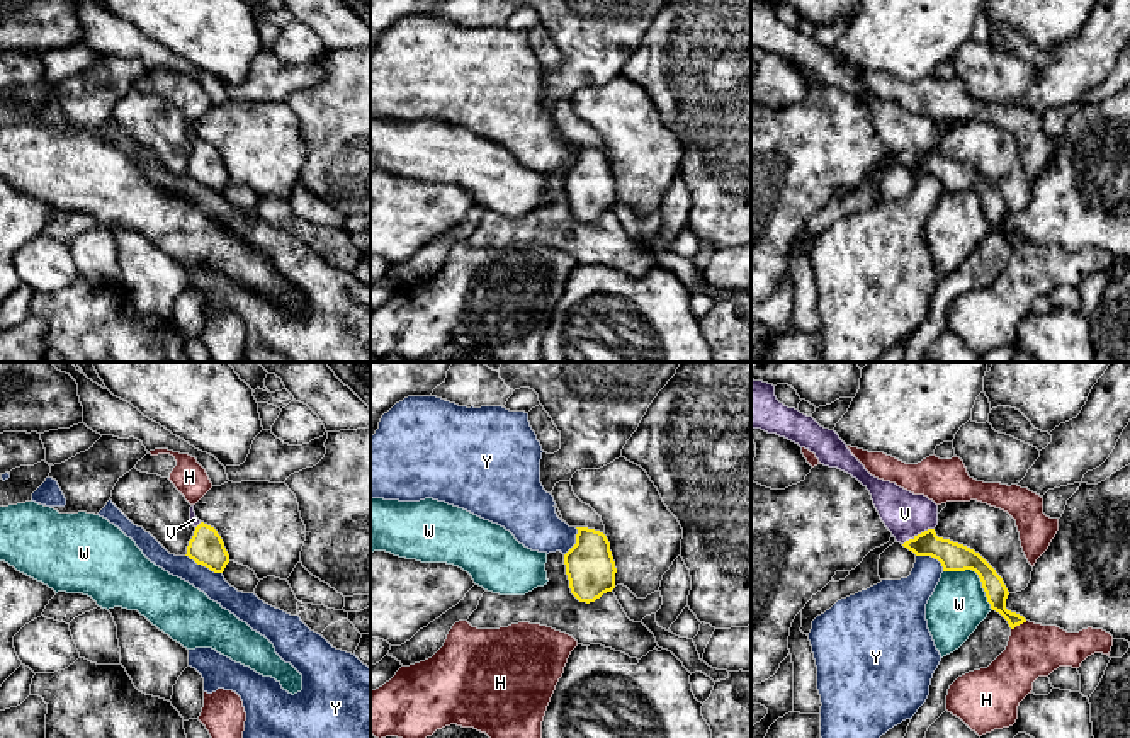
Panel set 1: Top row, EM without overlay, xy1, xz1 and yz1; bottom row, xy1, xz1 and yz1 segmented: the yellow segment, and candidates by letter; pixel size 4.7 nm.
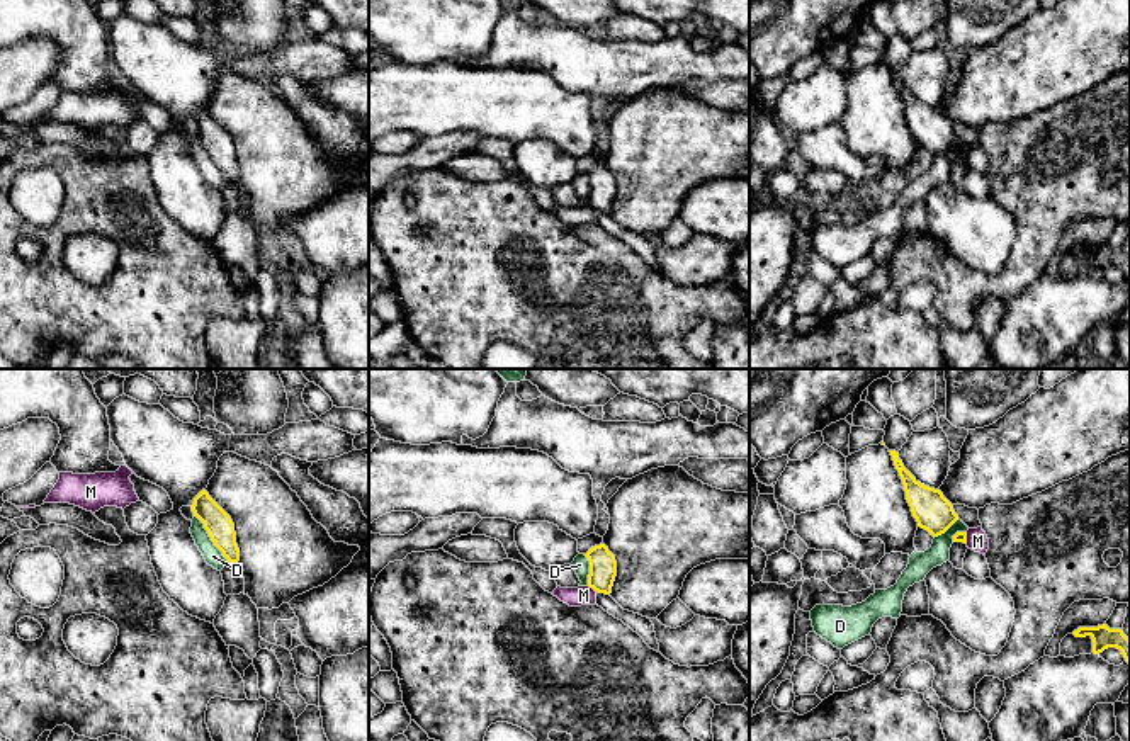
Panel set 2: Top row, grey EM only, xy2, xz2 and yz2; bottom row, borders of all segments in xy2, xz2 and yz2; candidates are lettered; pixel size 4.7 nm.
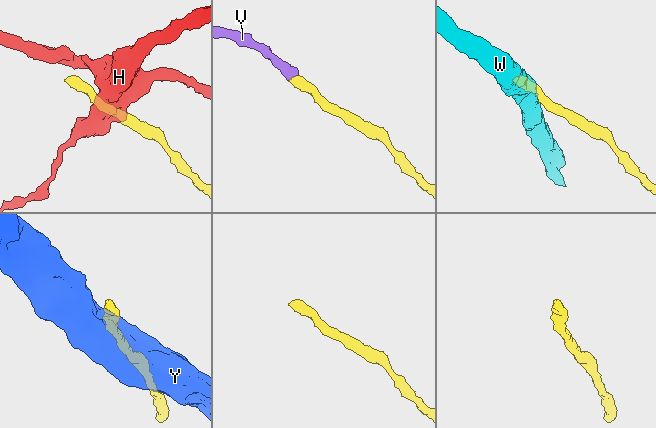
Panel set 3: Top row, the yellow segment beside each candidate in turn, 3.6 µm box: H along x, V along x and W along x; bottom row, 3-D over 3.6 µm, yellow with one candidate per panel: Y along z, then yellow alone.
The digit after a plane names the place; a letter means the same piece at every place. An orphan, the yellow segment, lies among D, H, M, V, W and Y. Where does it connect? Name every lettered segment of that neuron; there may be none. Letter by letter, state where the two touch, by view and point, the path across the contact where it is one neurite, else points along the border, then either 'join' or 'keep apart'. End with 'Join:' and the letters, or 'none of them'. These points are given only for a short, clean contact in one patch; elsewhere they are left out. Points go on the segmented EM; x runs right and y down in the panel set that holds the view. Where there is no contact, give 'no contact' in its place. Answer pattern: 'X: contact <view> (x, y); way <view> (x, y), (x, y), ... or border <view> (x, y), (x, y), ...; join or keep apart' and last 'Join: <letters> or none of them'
D: contact xy2 (211, 539); border xy2 (194, 515), (228, 561); keep apart
H: contact yz1 (1018, 624); keep apart
M: contact xz2 (592, 587); border xz2 (587, 585), (595, 592); keep apart
V: contact yz1 (918, 534); way yz1 (954, 556), (928, 544), (918, 534), (904, 514); join
W: contact yz1 (977, 573); border yz1 (943, 570), (972, 570), (993, 609); keep apart
Y: contact xy1 (204, 565); border xy1 (186, 555), (221, 573); keep apart
Join: V

